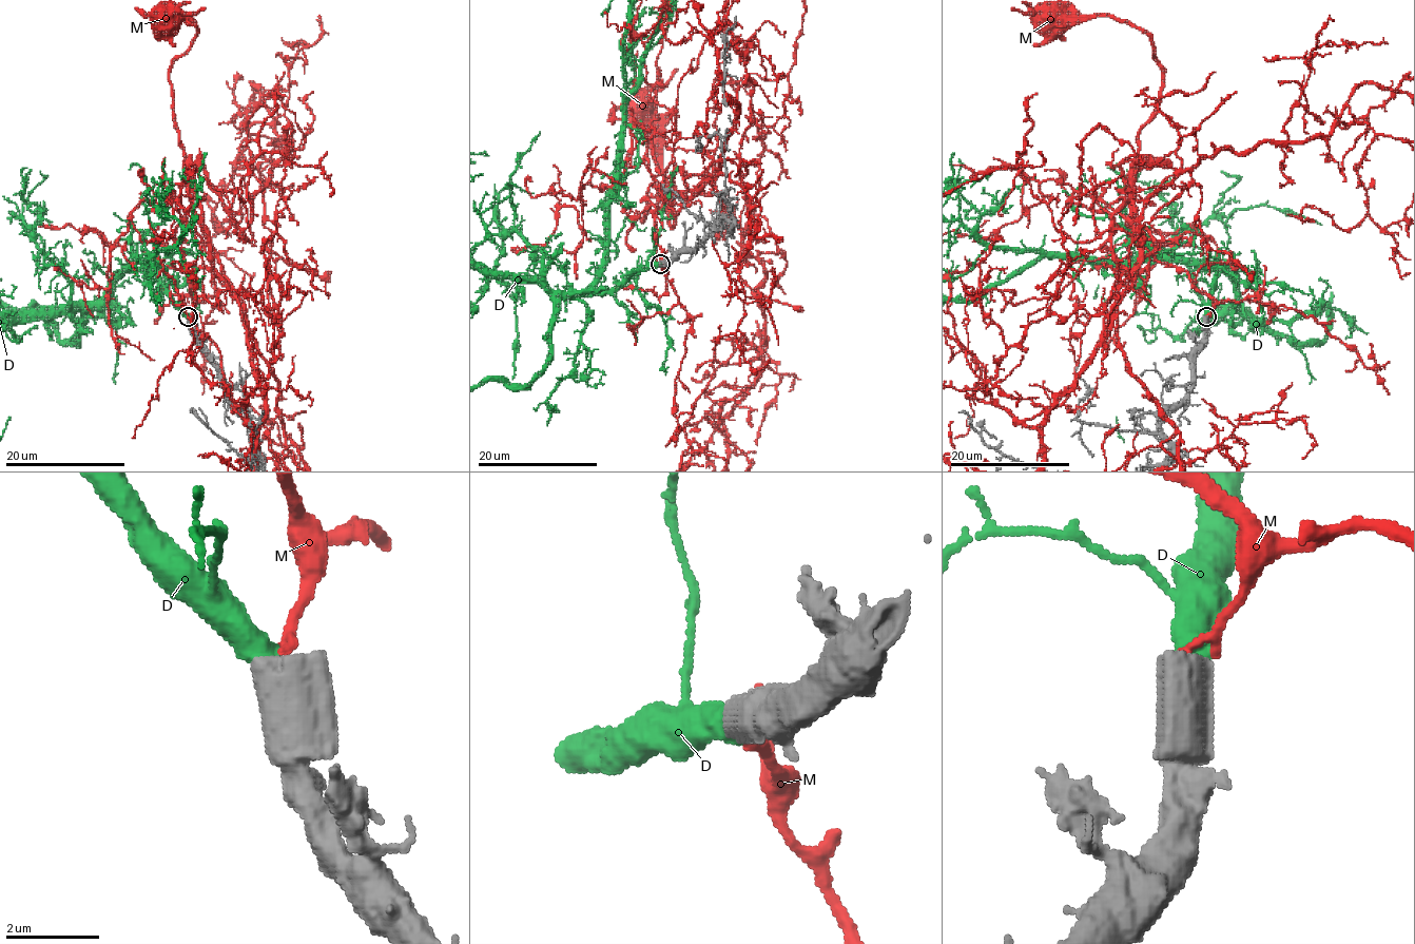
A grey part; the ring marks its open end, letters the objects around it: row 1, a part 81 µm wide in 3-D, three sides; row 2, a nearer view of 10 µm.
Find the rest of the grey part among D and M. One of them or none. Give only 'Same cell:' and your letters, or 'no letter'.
Same cell: D

